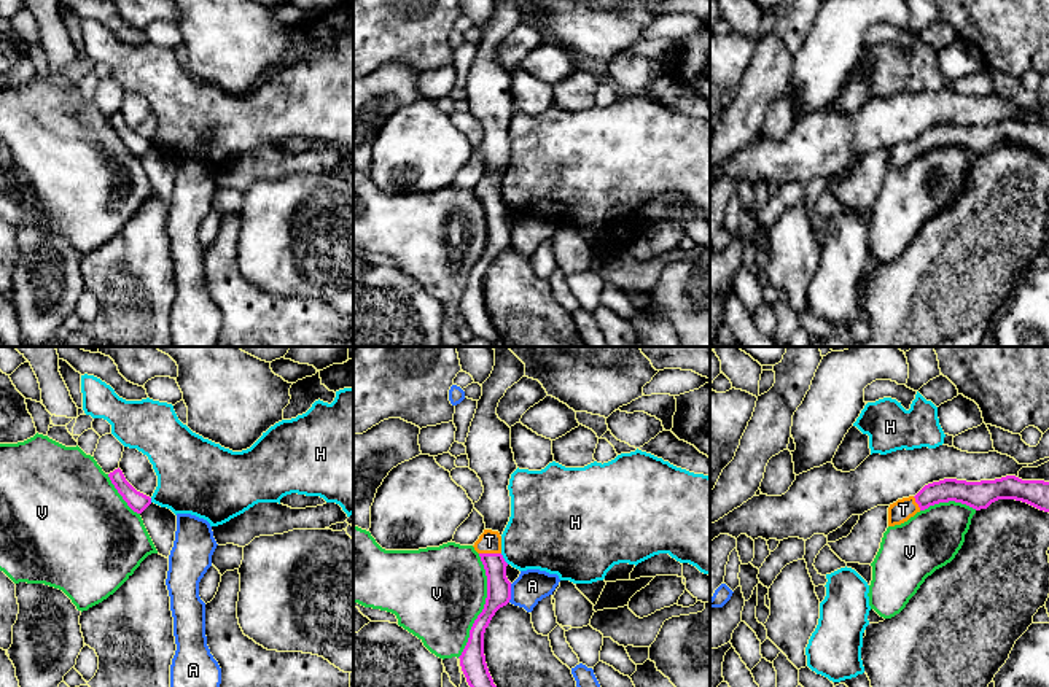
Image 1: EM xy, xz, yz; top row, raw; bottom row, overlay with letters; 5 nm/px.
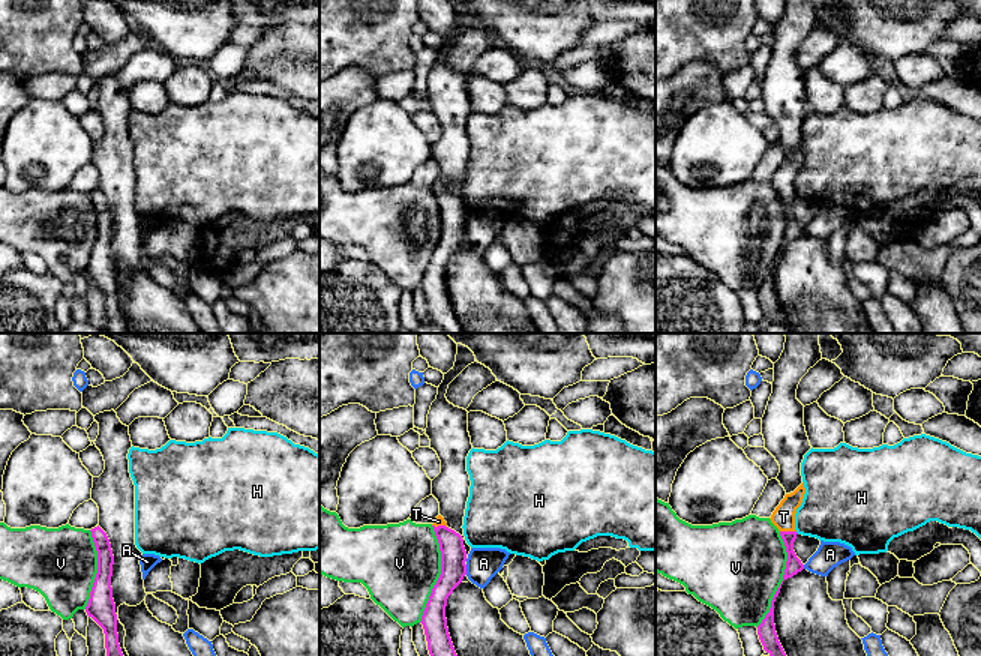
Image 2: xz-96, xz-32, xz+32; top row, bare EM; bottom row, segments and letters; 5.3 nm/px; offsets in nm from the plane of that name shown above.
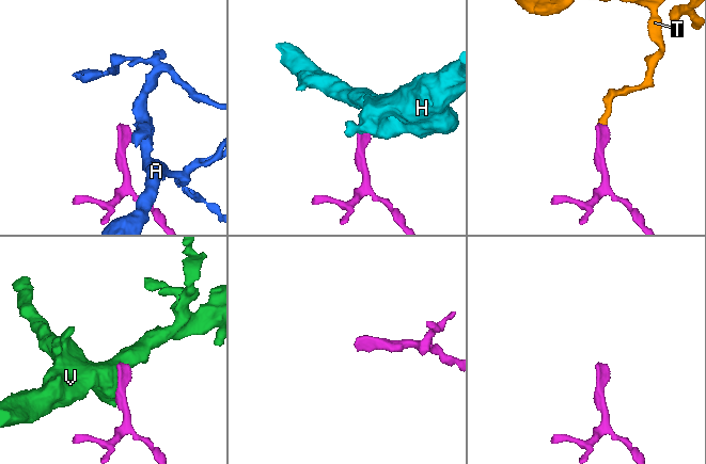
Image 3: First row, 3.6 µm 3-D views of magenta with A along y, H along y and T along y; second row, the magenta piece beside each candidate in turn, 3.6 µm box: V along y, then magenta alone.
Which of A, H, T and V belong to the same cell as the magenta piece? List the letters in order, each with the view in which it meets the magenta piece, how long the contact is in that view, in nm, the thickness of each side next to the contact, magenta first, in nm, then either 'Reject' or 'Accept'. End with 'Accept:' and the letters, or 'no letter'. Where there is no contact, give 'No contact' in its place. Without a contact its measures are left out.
A: Touches magenta in xz. Shared border 100 nm. Thickness 130 nm (magenta) against 170 nm. Reject
H: Touches magenta in xz. Shared border 70 nm. Thickness 130 nm (magenta) against 380 nm. Reject
T: Touches magenta in xz. Shared border 110 nm. Thickness 130 nm (magenta) against 110 nm. Accept
V: Touches magenta in xz. Shared border 550 nm. Thickness 130 nm (magenta) against 480 nm. Reject
Accept: T

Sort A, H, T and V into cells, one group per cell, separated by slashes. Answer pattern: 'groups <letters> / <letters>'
groups A / H / T / V

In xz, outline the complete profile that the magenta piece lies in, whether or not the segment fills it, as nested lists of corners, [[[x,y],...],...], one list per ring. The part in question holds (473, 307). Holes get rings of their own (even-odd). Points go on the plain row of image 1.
[[[484,173],[474,186],[487,219],[487,242],[482,256],[474,264],[468,286],[462,296],[460,310],[473,336],[489,340],[493,347],[503,347],[489,316],[484,299],[484,277],[495,256],[511,243],[511,226],[501,199],[501,180],[498,175]]]

